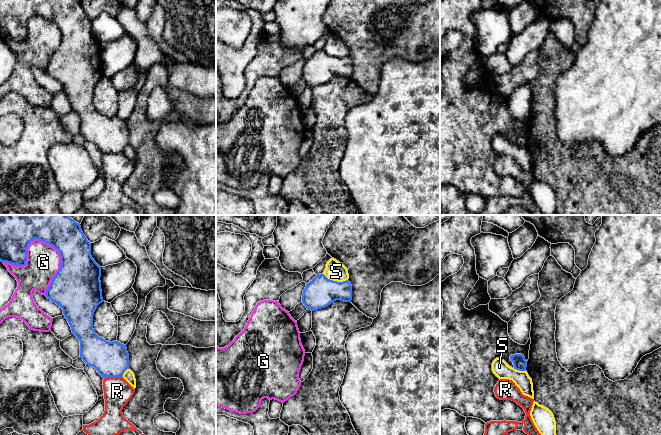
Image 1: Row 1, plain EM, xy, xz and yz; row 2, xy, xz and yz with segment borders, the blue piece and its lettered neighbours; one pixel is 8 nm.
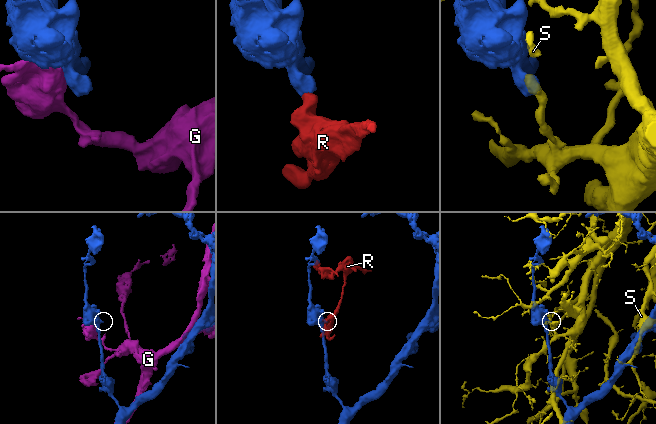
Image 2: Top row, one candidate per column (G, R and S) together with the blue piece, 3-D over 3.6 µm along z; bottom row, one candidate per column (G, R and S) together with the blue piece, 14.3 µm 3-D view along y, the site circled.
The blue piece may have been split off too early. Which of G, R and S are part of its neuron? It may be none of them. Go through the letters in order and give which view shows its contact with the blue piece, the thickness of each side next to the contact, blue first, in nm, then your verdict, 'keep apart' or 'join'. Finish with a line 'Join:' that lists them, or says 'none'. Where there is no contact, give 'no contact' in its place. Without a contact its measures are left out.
G: meets blue in xy; 240 nm thick on the blue side, 280 nm on the other; keep apart
R: meets blue in xy; 280 nm thick on the blue side, 220 nm on the other; keep apart
S: meets blue in xz; 240 nm thick on the blue side, 160 nm on the other; keep apart
Join: none

